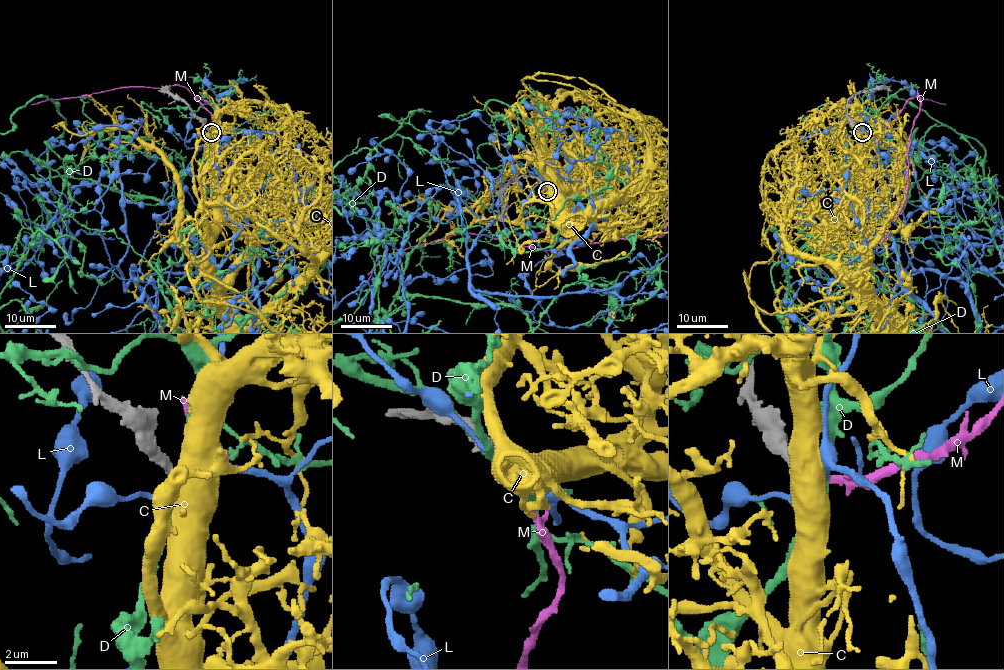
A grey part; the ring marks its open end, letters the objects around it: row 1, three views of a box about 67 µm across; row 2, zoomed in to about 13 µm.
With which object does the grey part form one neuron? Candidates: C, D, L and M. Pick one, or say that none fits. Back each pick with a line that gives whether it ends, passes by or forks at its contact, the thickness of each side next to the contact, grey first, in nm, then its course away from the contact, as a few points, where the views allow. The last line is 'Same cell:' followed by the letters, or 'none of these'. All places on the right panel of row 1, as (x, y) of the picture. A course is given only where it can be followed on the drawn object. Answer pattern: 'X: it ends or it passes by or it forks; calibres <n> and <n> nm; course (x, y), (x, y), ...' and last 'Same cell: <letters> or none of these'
M: it ends; calibres 260 and 220 nm
Same cell: M

